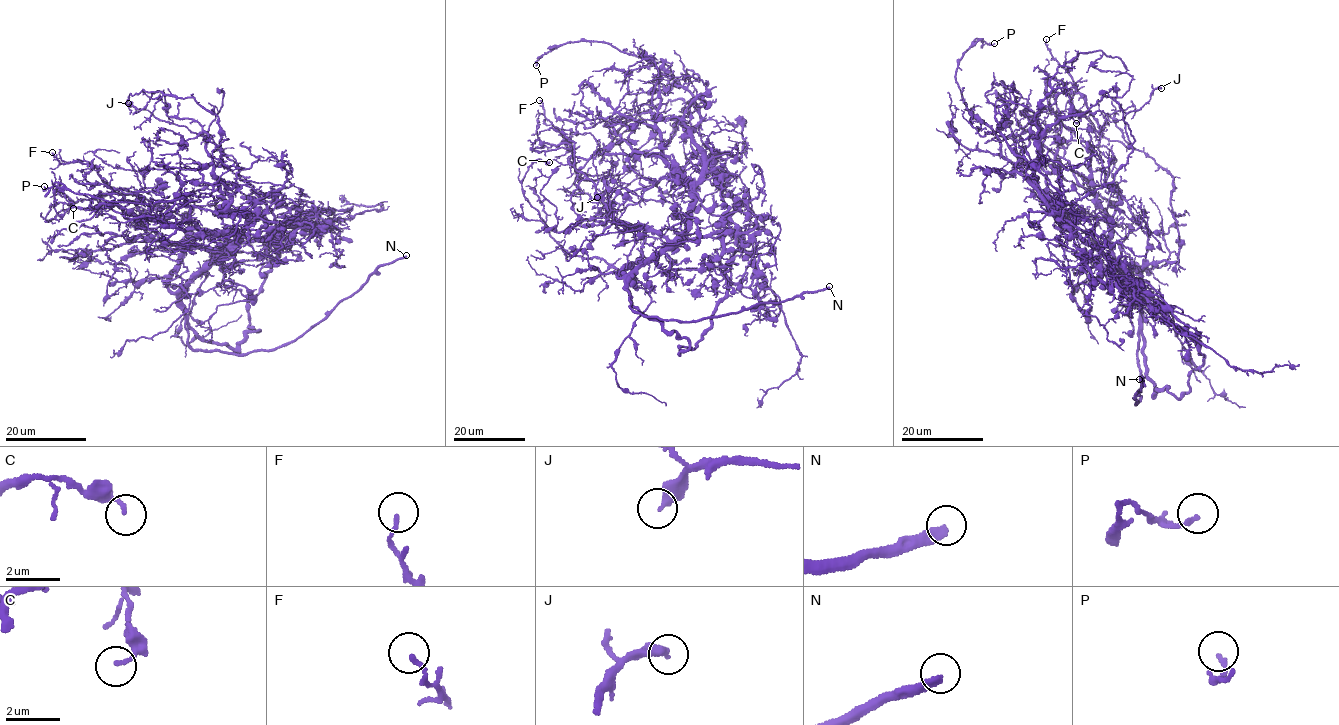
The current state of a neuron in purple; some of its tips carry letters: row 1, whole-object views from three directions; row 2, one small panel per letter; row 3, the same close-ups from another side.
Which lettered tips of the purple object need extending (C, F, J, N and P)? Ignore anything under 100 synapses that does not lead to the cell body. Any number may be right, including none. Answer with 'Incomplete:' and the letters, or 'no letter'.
Incomplete: N

